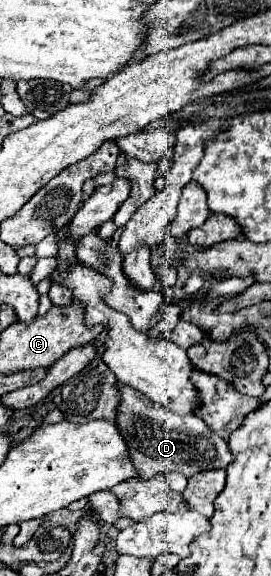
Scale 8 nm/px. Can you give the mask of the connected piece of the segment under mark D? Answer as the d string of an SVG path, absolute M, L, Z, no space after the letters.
M118 383L120 403L116 407L116 427L128 445L128 455L132 465L140 475L158 475L168 471L180 471L184 477L192 477L194 473L206 469L224 469L230 463L228 443L218 437L214 431L206 427L206 423L198 417L178 417L162 405L154 405L148 397L142 397L136 389Z

